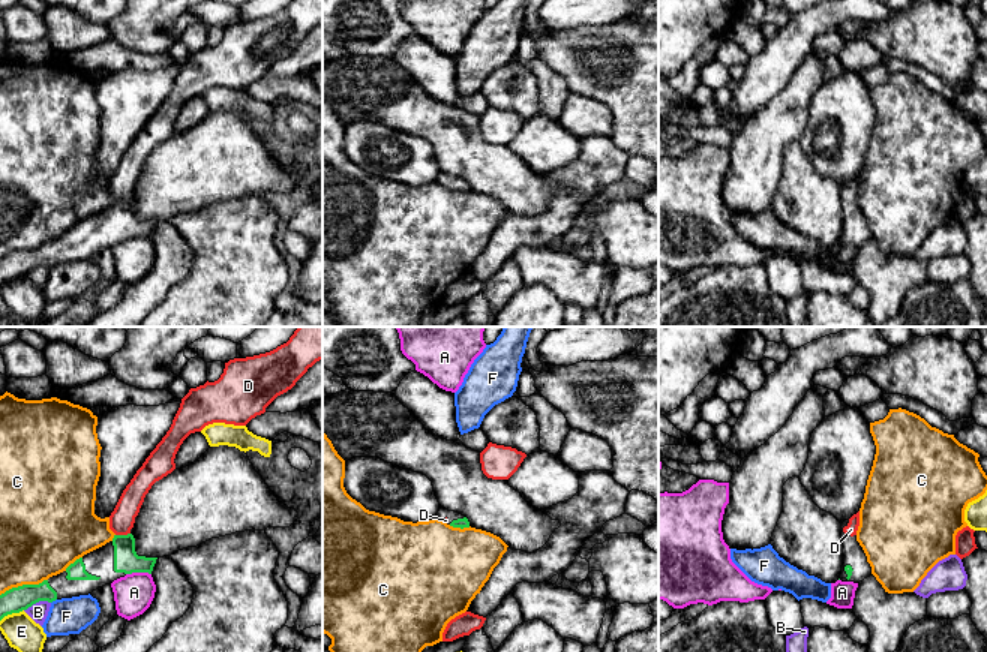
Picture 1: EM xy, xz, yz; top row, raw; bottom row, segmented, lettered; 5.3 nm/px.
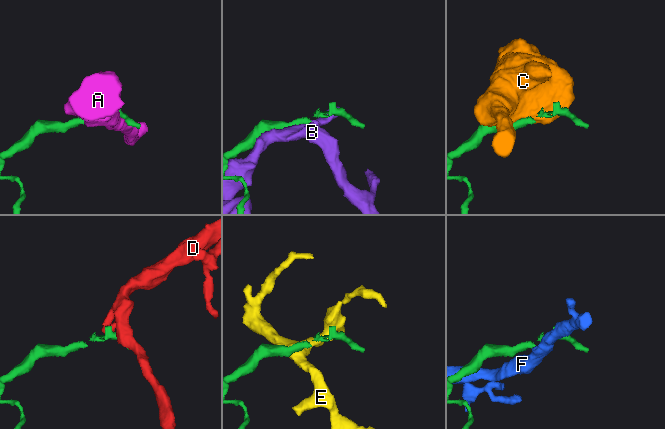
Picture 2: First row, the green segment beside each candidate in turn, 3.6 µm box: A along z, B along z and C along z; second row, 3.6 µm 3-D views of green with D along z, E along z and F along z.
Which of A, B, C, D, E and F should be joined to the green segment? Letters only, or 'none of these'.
D

